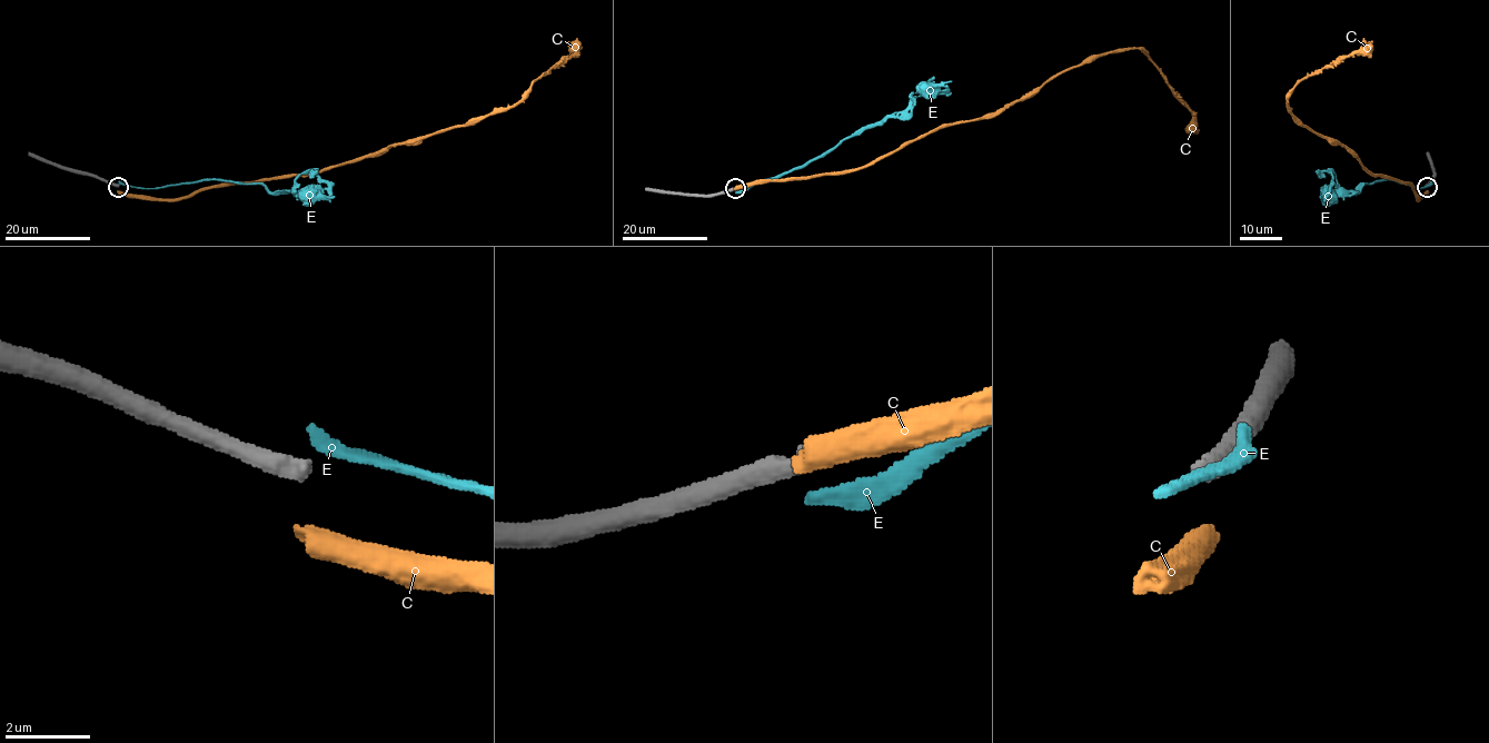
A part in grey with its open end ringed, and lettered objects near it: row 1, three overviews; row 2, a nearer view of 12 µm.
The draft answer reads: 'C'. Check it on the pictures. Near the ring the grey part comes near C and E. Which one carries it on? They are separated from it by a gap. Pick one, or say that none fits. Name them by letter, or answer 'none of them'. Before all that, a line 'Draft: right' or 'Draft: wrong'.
Draft: right
C

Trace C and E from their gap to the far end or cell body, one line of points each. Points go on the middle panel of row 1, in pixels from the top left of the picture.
C: (734, 188), (855, 170), (946, 126), (999, 115), (1063, 71), (1131, 48), (1142, 50), (1192, 114), (1190, 134)
E: (736, 190), (803, 167), (844, 140), (903, 112), (919, 95), (945, 91), (927, 89)

